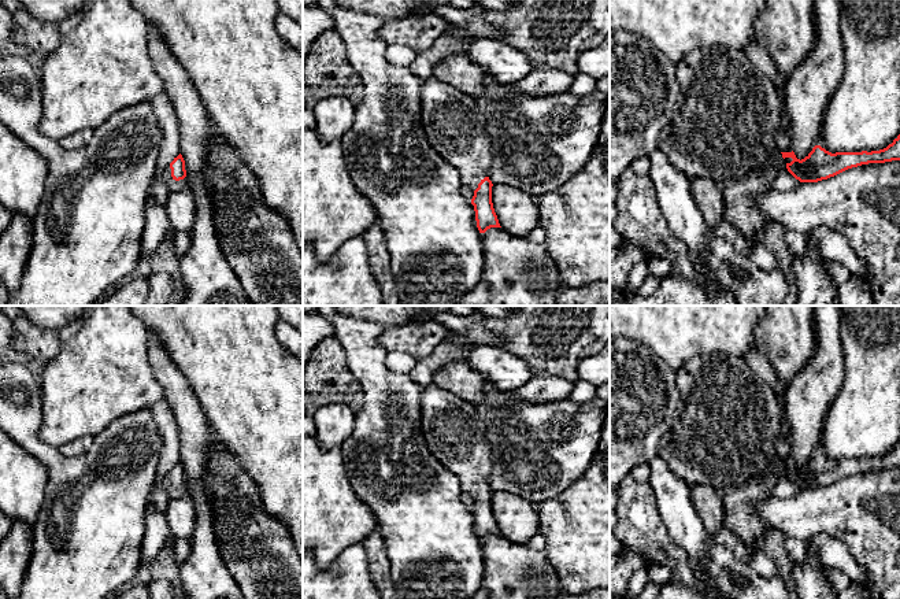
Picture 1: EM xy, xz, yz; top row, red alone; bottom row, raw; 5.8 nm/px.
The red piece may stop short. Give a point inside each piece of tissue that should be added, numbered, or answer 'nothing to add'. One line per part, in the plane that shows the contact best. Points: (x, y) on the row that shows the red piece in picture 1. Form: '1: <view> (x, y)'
1: yz (740, 196)

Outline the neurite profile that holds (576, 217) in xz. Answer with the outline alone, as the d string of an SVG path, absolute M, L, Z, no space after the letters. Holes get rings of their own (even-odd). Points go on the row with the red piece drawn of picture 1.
M610 101L604 111L599 140L586 164L567 182L537 197L538 226L545 230L545 245L555 260L562 282L568 288L610 282Z

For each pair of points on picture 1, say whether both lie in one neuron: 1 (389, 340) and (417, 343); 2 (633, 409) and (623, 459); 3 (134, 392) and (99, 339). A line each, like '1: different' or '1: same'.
1: same
2: same
3: same

